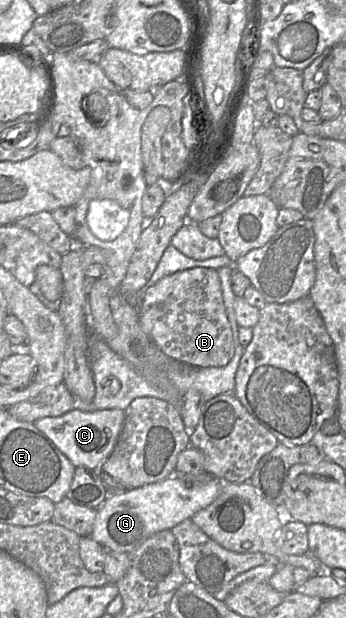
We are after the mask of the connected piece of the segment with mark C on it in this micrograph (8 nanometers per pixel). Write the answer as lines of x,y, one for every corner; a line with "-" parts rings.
73,409
62,416
44,417
33,424
43,432
75,467
100,468
113,452
121,434
125,411
105,409
82,411

